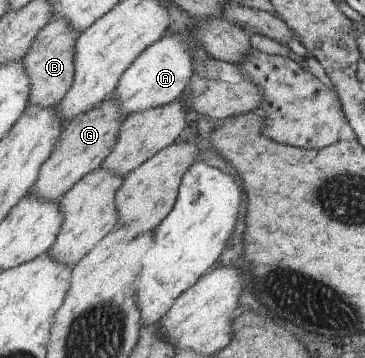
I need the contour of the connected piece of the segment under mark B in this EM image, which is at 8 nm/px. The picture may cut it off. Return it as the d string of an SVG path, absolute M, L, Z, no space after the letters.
M63 17L51 20L51 23L37 35L29 53L24 57L25 69L31 77L33 89L30 103L41 107L53 107L61 103L69 93L75 81L75 54L80 35L81 33Z

